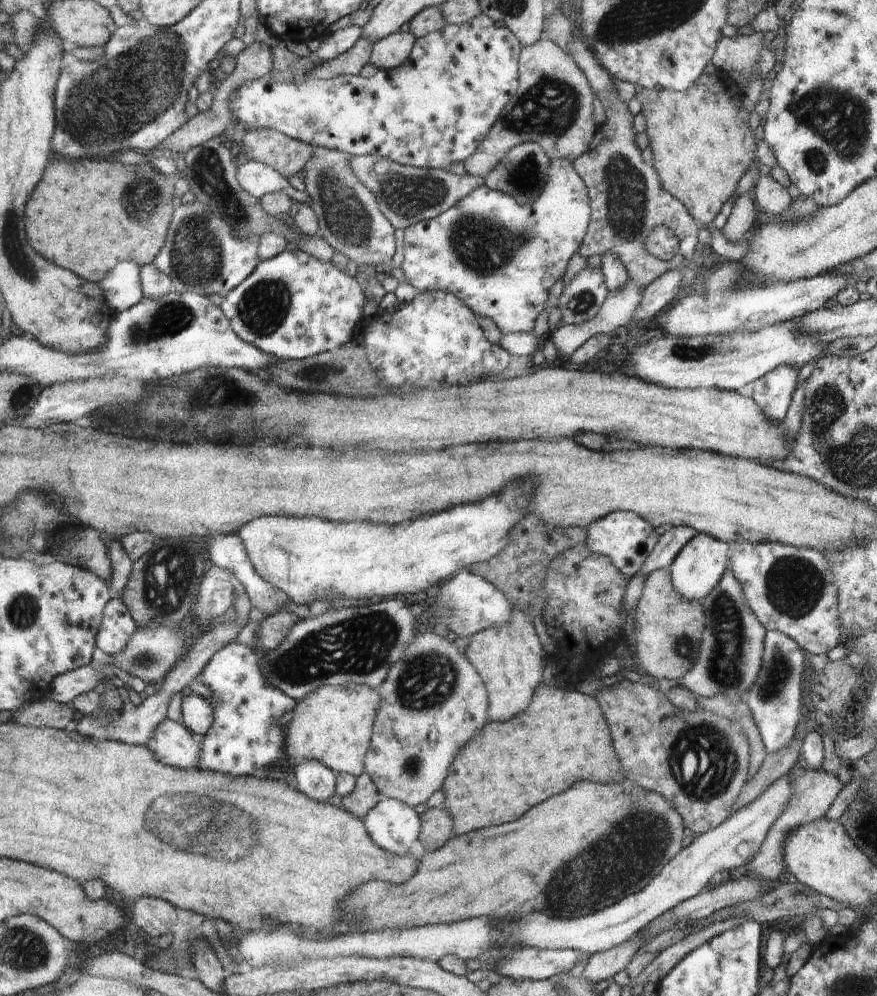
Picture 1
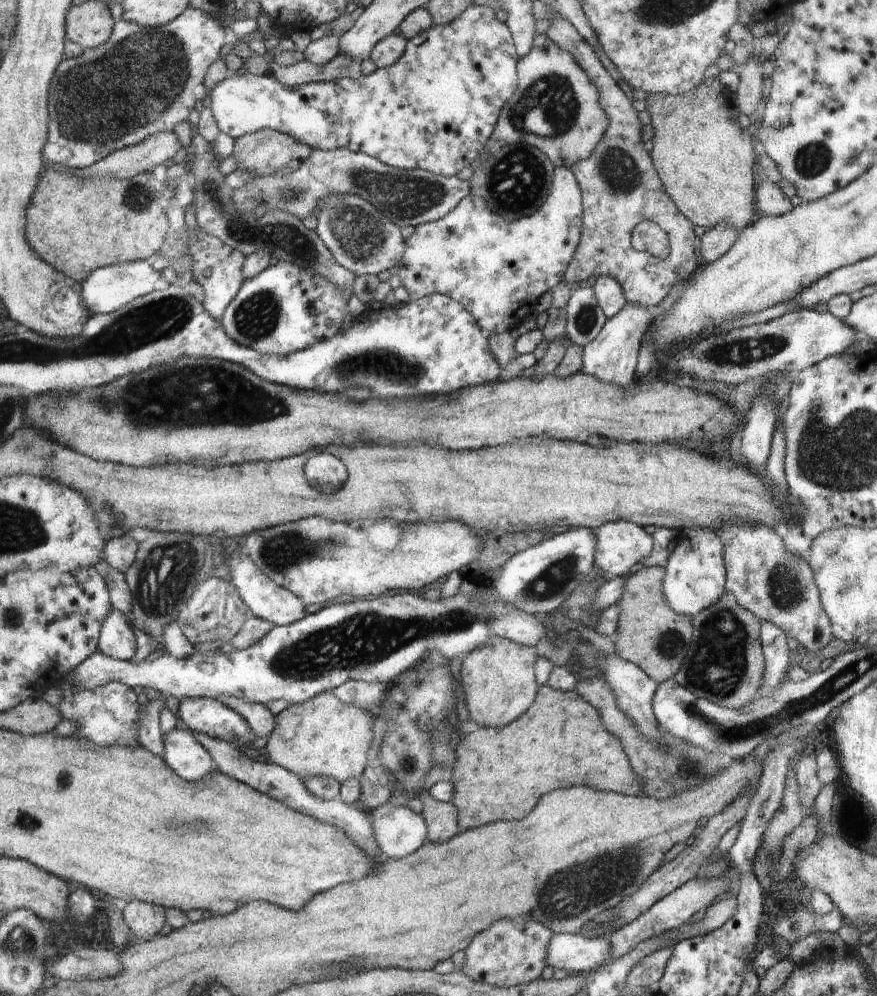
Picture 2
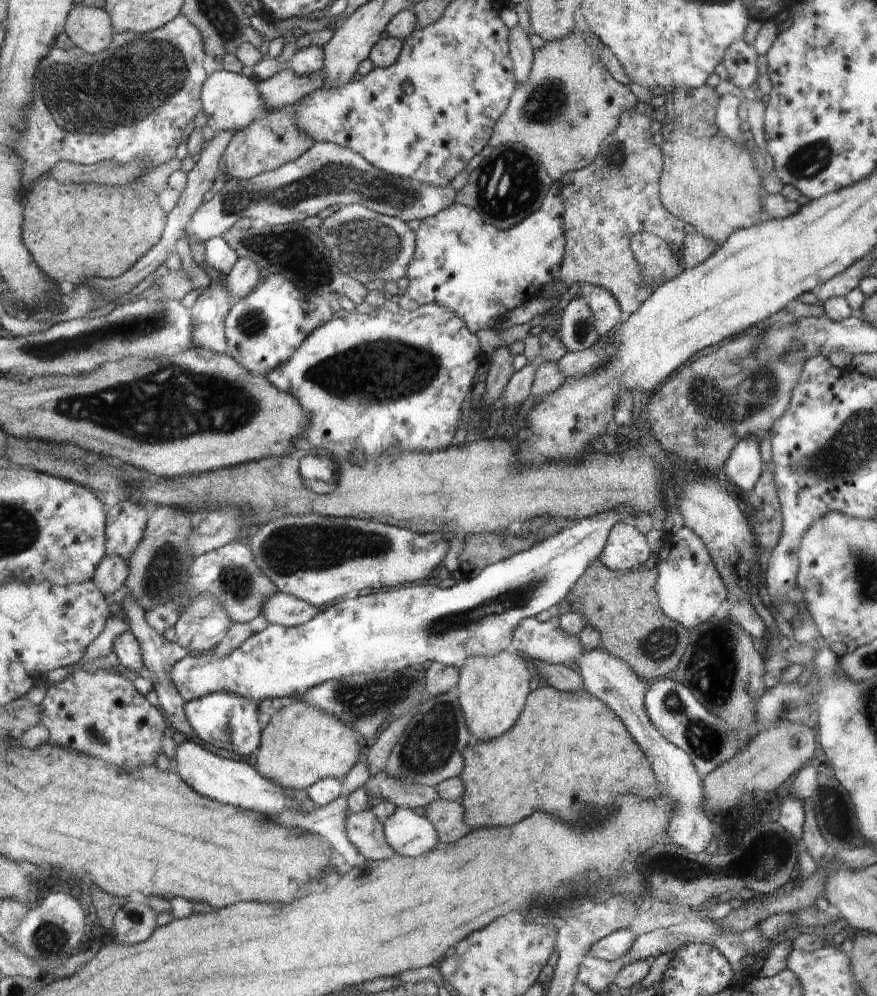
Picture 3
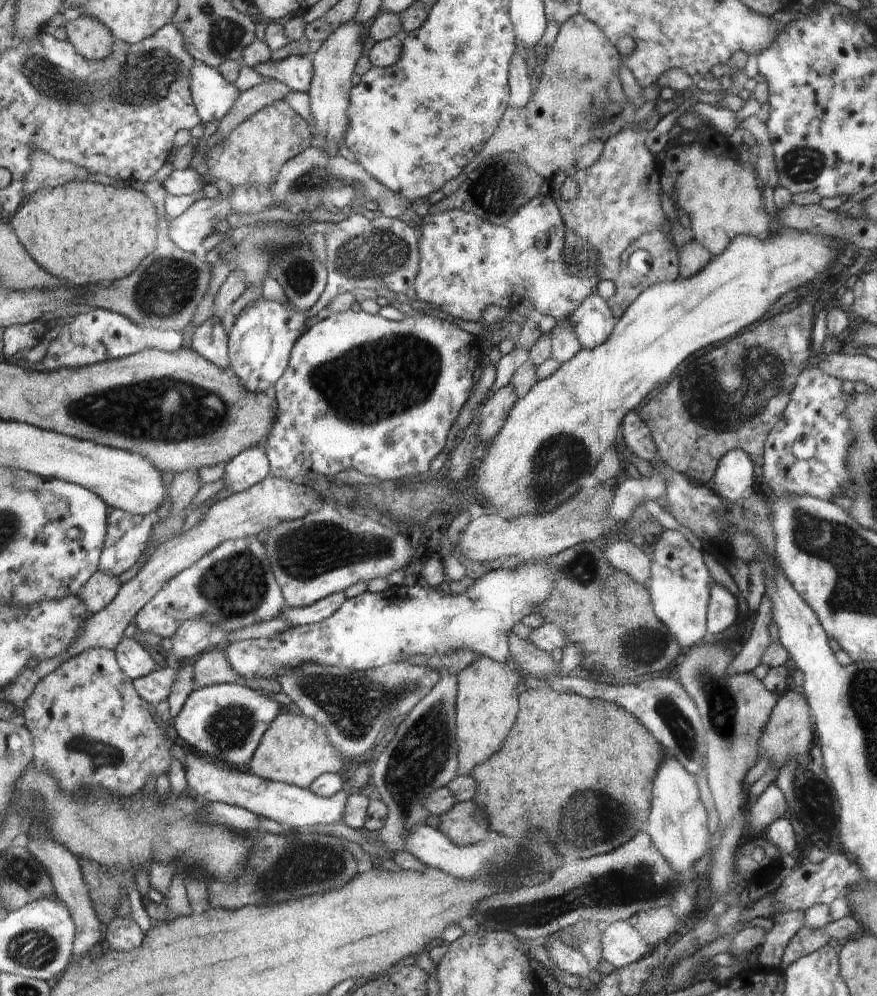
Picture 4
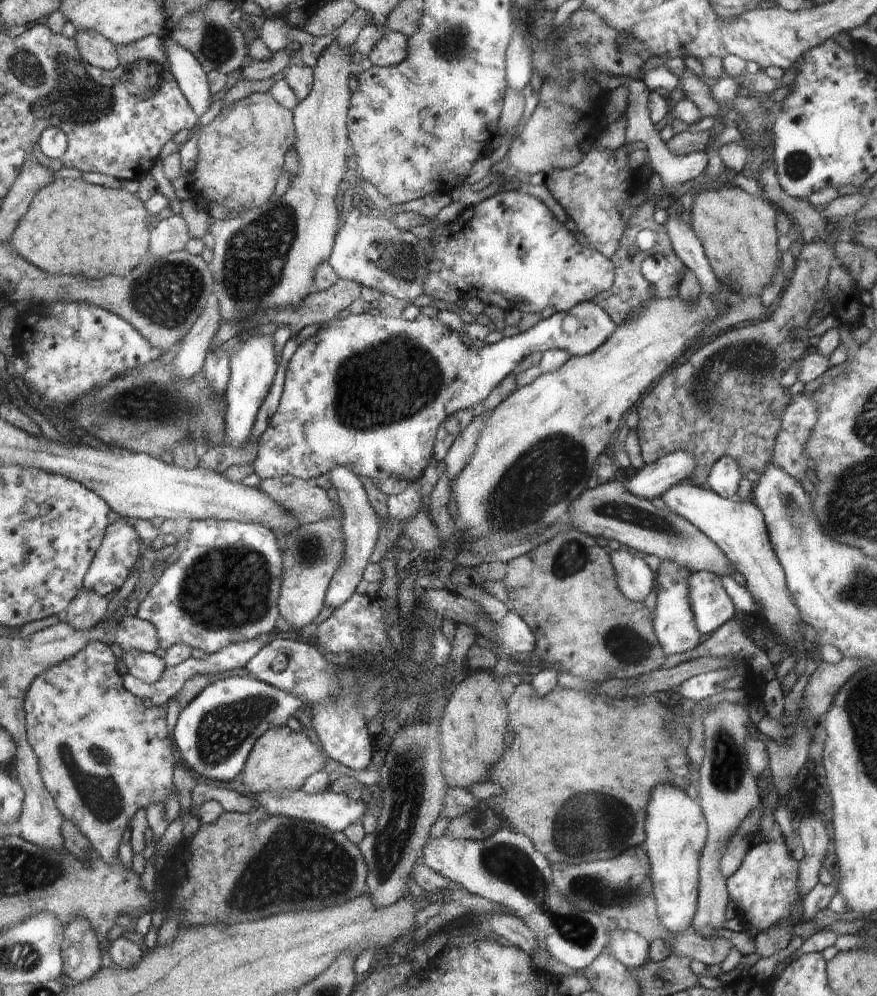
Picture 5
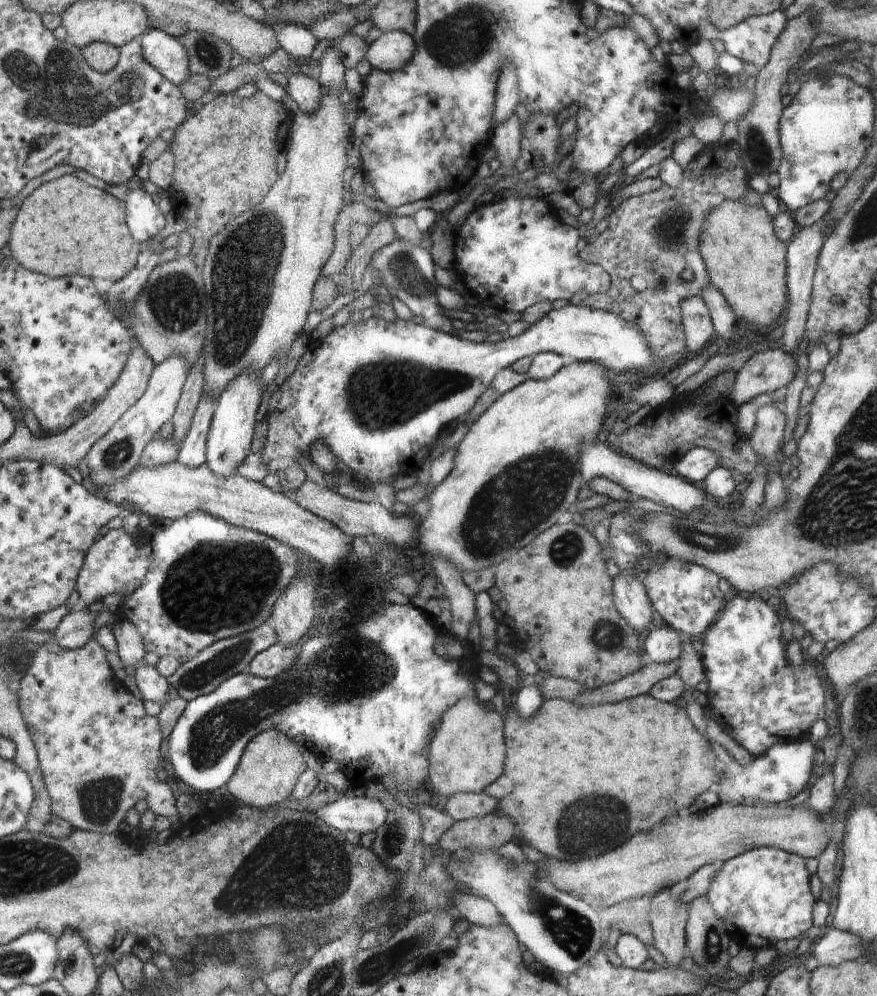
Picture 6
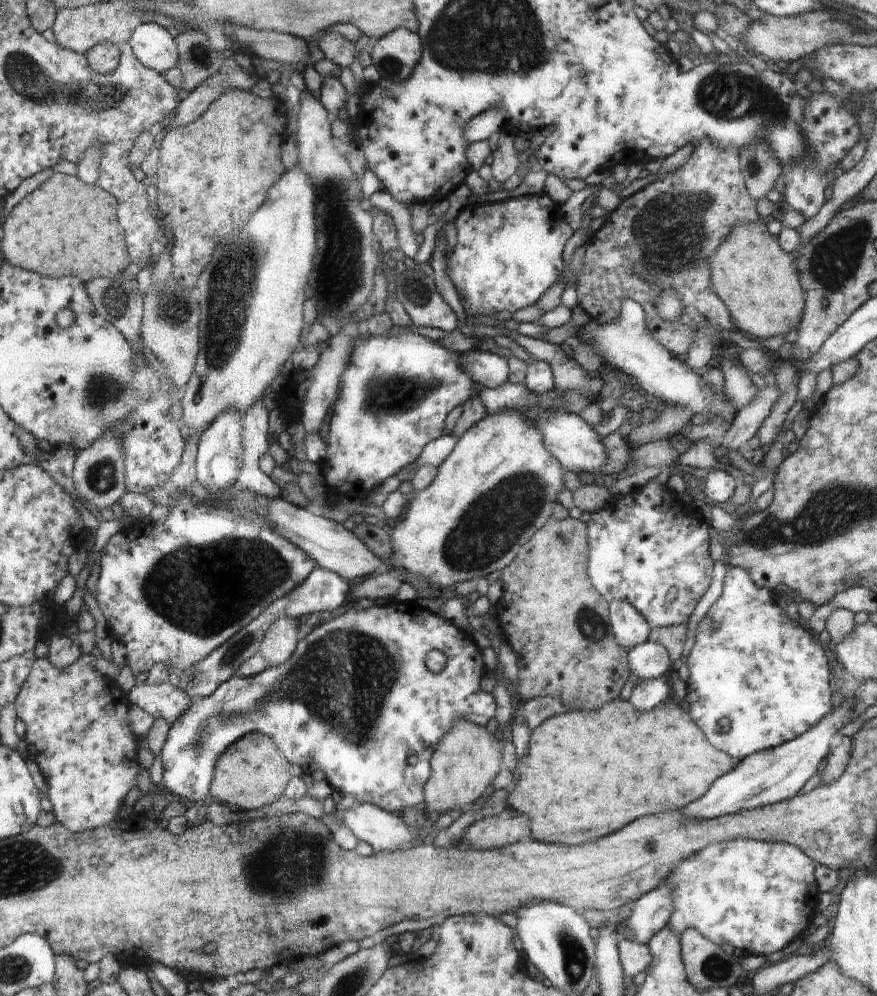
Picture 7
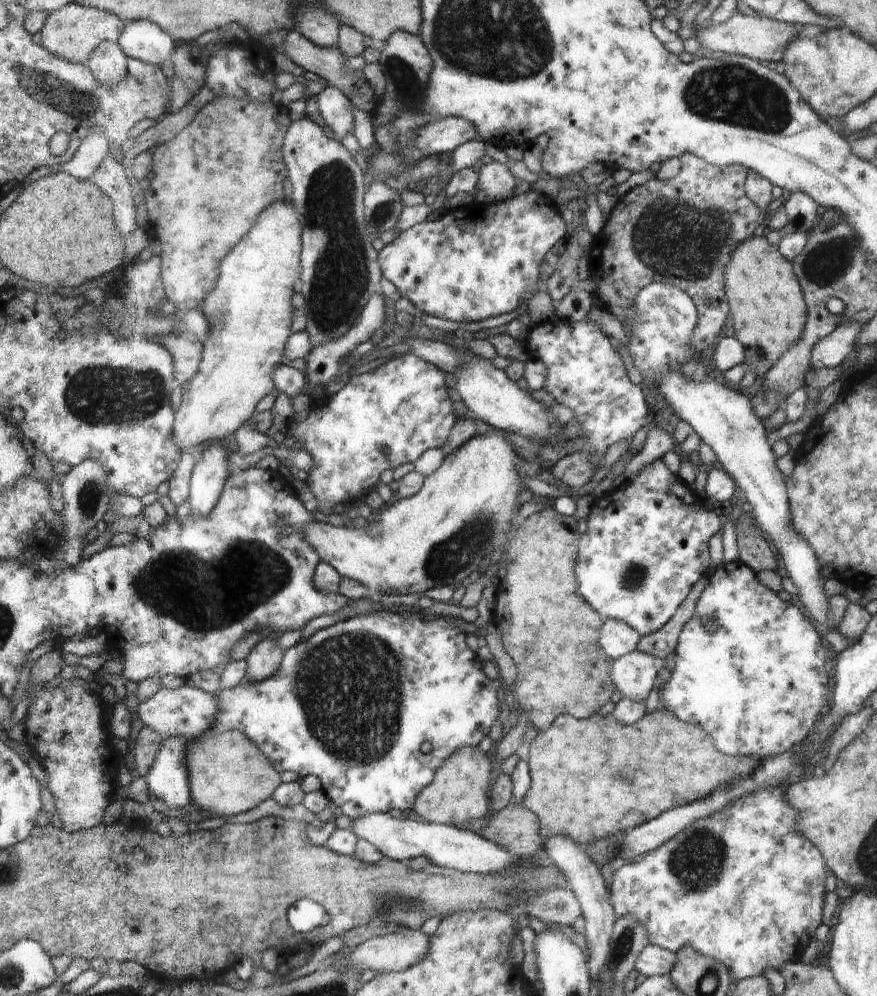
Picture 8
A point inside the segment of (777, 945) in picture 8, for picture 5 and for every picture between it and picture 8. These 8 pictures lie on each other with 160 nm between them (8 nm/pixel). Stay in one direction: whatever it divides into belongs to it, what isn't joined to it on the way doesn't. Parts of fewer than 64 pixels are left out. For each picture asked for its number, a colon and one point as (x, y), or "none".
5: (764, 887)
6: (763, 895)
7: (758, 896)

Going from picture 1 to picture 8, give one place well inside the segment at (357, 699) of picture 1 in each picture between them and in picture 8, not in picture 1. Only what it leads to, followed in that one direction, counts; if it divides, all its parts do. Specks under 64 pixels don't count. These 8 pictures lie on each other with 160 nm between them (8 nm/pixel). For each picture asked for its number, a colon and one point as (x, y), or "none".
2: (325, 736)
3: (301, 745)
4: (296, 750)
5: (282, 758)
6: (272, 763)
7: (254, 772)
8: (229, 774)

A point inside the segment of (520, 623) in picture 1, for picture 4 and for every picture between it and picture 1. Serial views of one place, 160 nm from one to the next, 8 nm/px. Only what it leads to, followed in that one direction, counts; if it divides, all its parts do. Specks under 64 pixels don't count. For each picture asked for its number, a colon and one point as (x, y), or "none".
2: (498, 681)
3: (492, 690)
4: (487, 691)

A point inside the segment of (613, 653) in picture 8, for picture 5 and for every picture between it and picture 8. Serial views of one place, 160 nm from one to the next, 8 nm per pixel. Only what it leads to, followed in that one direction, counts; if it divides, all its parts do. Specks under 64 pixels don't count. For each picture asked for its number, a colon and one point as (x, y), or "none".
5: (635, 578)
6: (632, 600)
7: (629, 626)

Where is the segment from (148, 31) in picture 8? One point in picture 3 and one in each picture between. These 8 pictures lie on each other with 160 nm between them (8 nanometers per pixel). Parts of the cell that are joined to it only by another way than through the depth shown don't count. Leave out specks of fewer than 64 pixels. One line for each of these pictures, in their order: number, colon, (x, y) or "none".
3: (231, 101)
4: (214, 97)
5: (187, 69)
6: (165, 52)
7: (154, 45)

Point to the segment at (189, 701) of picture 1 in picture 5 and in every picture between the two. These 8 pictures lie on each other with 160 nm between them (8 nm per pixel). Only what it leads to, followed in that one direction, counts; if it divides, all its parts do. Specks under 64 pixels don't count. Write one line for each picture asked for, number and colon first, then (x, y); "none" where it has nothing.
2: (211, 716)
3: (209, 715)
4: (226, 722)
5: (216, 731)

